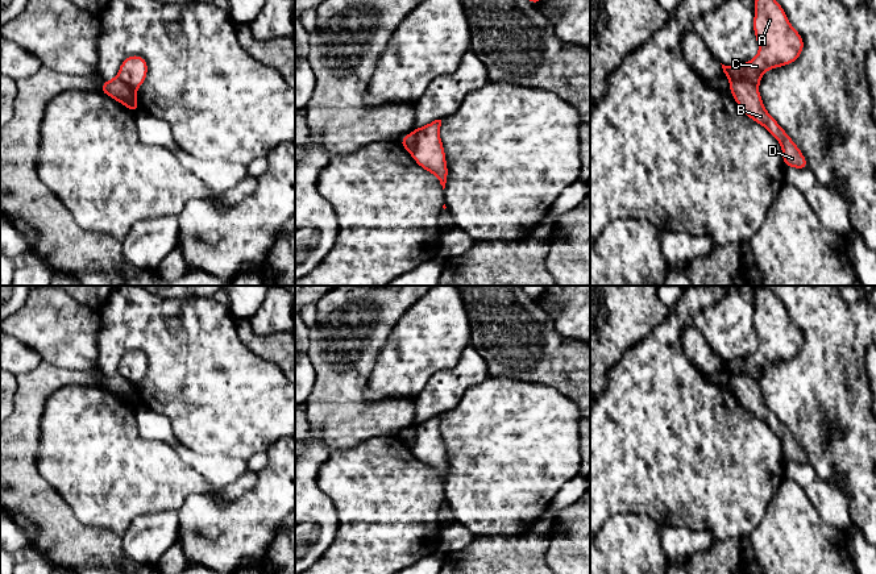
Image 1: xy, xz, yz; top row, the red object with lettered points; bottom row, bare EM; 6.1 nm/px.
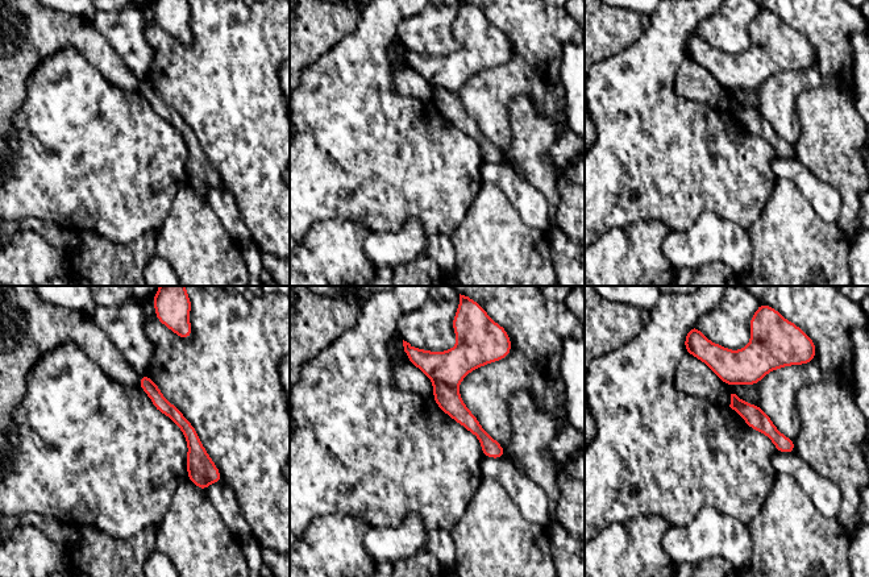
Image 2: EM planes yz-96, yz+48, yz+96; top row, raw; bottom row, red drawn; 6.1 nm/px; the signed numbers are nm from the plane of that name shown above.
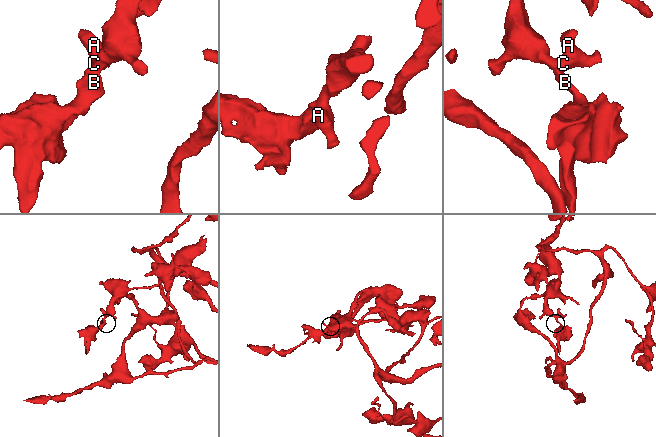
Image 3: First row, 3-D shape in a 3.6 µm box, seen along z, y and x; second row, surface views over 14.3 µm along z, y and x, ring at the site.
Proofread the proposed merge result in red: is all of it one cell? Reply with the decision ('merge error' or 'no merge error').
merge error

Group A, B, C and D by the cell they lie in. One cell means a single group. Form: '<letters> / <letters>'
A C / B D

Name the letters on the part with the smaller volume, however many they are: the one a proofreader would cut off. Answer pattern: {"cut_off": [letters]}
{"cut_off": ["B", "D"]}

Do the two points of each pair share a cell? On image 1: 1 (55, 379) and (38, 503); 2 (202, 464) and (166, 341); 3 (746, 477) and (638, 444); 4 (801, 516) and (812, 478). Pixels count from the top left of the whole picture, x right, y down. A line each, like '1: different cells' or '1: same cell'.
1: same cell
2: different cells
3: same cell
4: different cells

